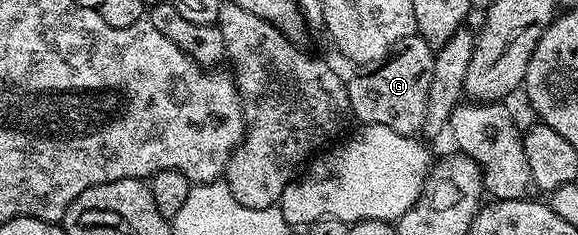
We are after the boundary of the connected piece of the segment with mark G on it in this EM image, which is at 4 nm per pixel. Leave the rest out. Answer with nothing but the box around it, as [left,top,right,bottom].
[346,32,435,135]

